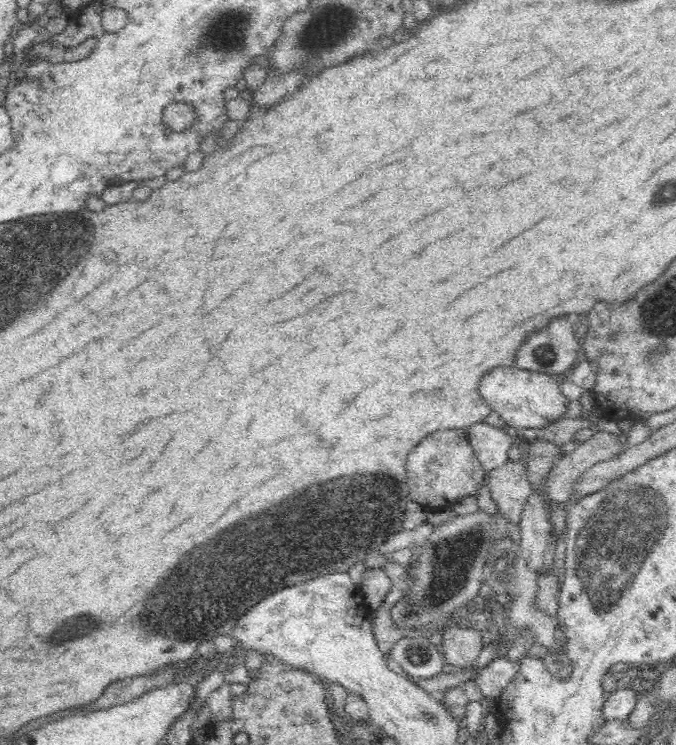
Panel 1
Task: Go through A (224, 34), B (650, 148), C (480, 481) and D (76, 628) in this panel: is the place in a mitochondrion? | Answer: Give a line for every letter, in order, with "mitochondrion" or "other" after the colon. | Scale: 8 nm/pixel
A: mitochondrion
B: other
C: other
D: mitochondrion

